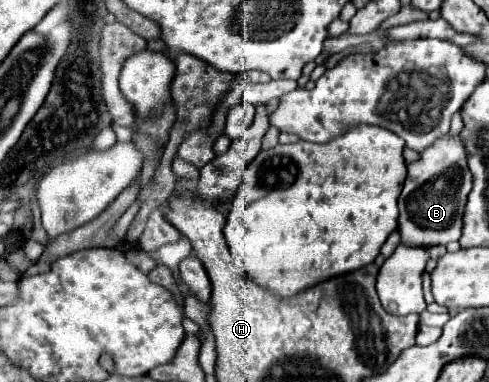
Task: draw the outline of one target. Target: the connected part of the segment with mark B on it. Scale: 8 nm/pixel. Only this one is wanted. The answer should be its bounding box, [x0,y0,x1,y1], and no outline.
[398,135,472,247]

